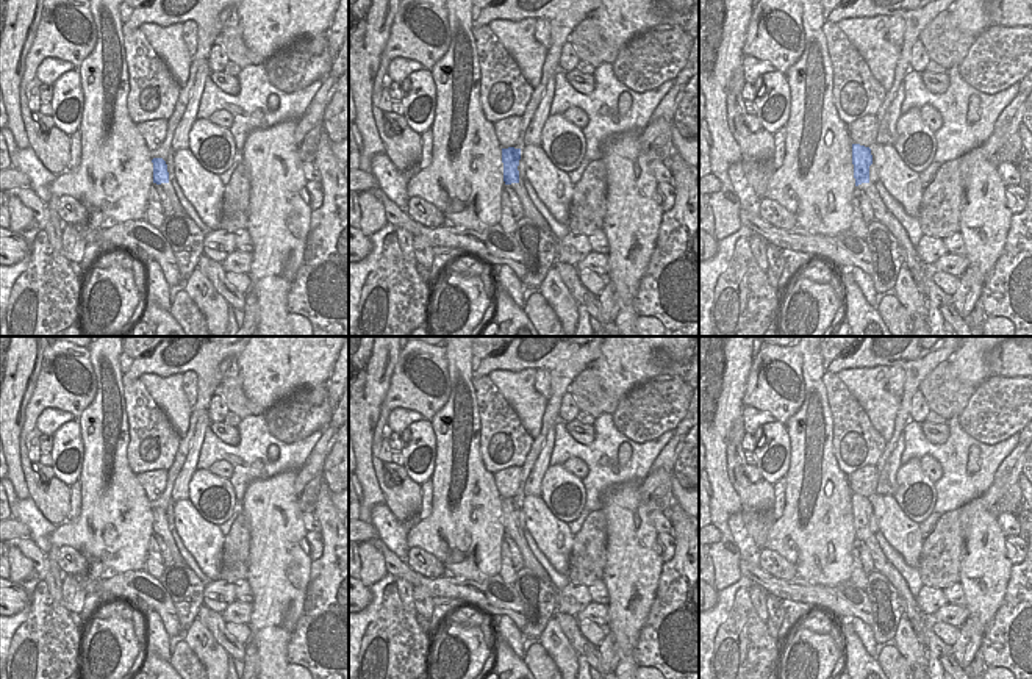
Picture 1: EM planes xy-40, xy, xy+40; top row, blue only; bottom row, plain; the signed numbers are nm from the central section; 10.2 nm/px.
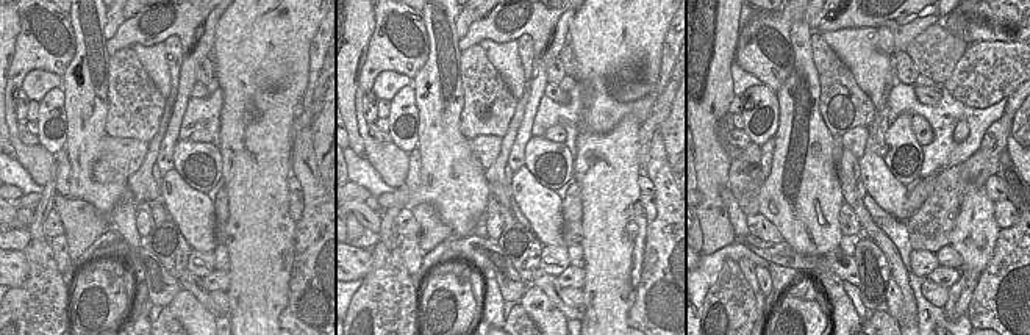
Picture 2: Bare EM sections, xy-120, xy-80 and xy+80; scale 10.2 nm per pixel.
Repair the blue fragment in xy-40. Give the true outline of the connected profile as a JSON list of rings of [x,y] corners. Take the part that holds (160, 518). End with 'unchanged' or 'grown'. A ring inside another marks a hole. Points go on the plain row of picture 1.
[[[153,508],[153,534],[159,535],[167,544],[175,565],[186,565],[169,529],[167,515],[163,508]]]; grown

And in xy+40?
[[[852,494],[852,515],[854,515],[855,537],[858,537],[868,546],[873,562],[874,562],[874,569],[882,573],[896,588],[899,596],[904,599],[905,616],[910,621],[918,637],[918,641],[924,646],[926,662],[913,665],[913,679],[929,679],[927,676],[927,634],[926,634],[926,626],[924,626],[924,615],[921,613],[916,604],[916,599],[912,595],[905,579],[887,560],[874,534],[869,529],[869,516],[873,515],[871,499],[860,494]]]; grown

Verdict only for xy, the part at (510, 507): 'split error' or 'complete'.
split error

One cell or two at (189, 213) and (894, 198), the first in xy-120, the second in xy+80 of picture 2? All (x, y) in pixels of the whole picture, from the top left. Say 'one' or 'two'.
one

